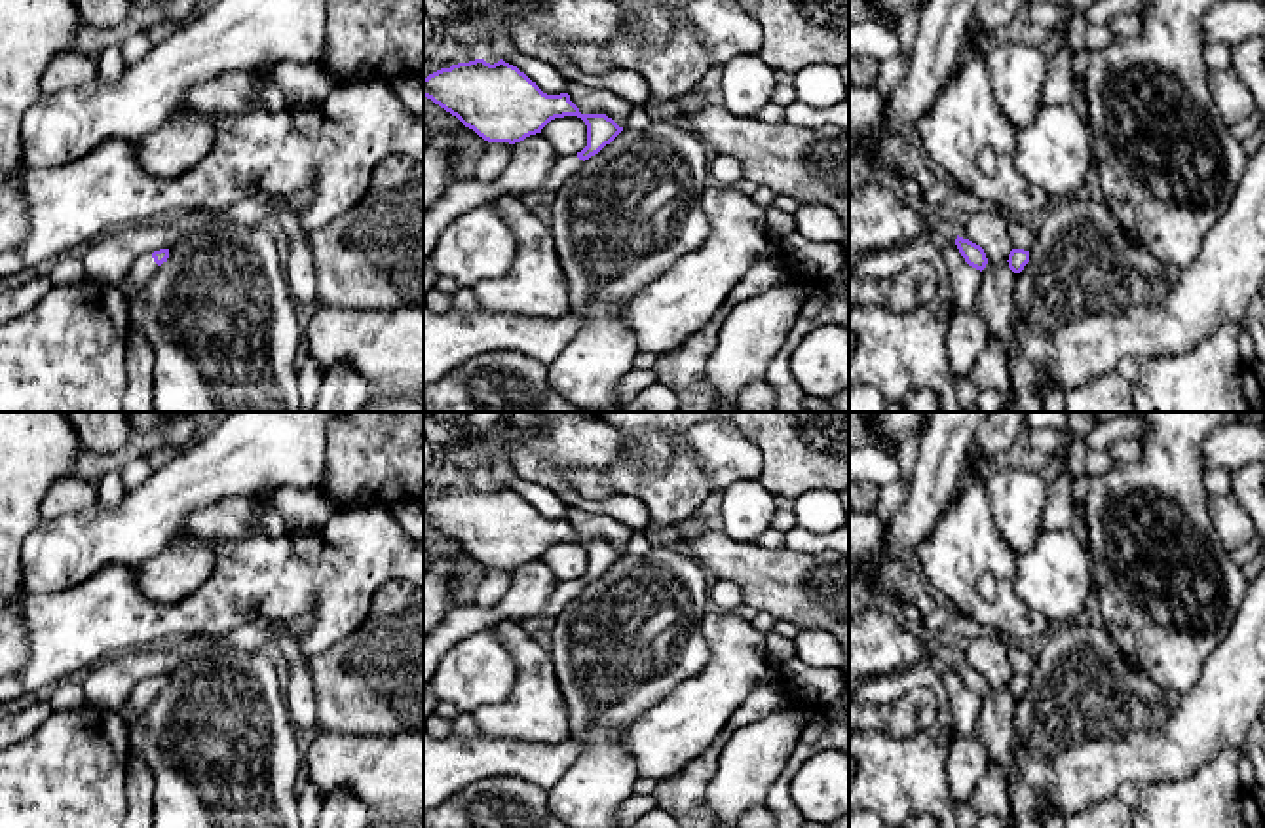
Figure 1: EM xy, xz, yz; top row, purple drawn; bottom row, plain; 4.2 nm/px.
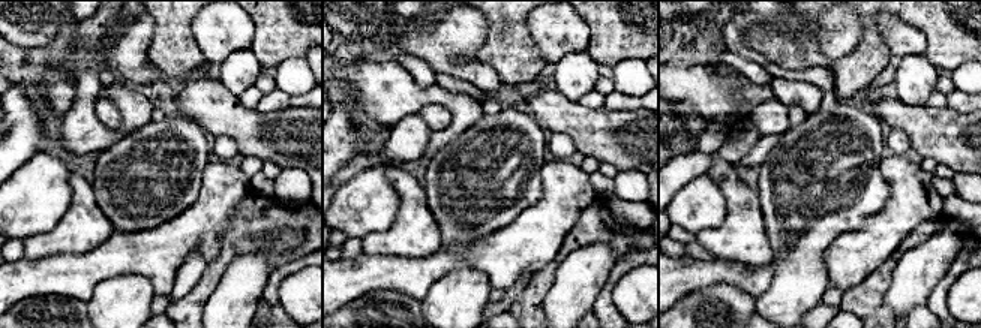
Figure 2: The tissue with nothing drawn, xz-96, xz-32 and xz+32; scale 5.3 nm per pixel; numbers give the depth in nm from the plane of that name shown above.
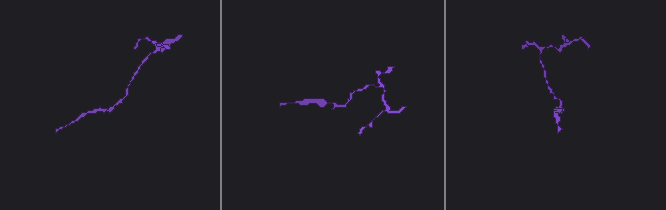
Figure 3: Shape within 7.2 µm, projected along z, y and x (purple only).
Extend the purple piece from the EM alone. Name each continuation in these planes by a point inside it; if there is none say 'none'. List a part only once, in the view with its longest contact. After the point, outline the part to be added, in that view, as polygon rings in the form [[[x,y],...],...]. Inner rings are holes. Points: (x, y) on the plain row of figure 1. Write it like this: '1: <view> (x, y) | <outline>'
1: xy (145, 692) | [[[152,678],[139,682],[122,710],[125,722],[133,724],[137,716],[158,697],[158,693],[160,691],[154,687]]]

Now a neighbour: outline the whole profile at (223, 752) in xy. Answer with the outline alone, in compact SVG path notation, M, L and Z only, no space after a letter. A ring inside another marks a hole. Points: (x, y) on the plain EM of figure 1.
M213 646L205 653L169 670L169 684L141 712L141 720L129 724L131 756L146 763L154 777L154 828L300 828L298 790L304 758L298 750L294 727L287 716L287 701L275 663L260 651L237 651Z

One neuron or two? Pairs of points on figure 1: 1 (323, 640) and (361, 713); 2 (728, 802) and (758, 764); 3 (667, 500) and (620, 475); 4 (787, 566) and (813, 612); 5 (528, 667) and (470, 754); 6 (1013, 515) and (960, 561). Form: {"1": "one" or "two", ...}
{"1": "two", "2": "one", "3": "one", "4": "one", "5": "two", "6": "two"}

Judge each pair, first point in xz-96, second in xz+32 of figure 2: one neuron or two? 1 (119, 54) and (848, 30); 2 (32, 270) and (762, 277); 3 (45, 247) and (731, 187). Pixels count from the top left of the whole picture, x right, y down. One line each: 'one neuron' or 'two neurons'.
1: one neuron
2: one neuron
3: one neuron

